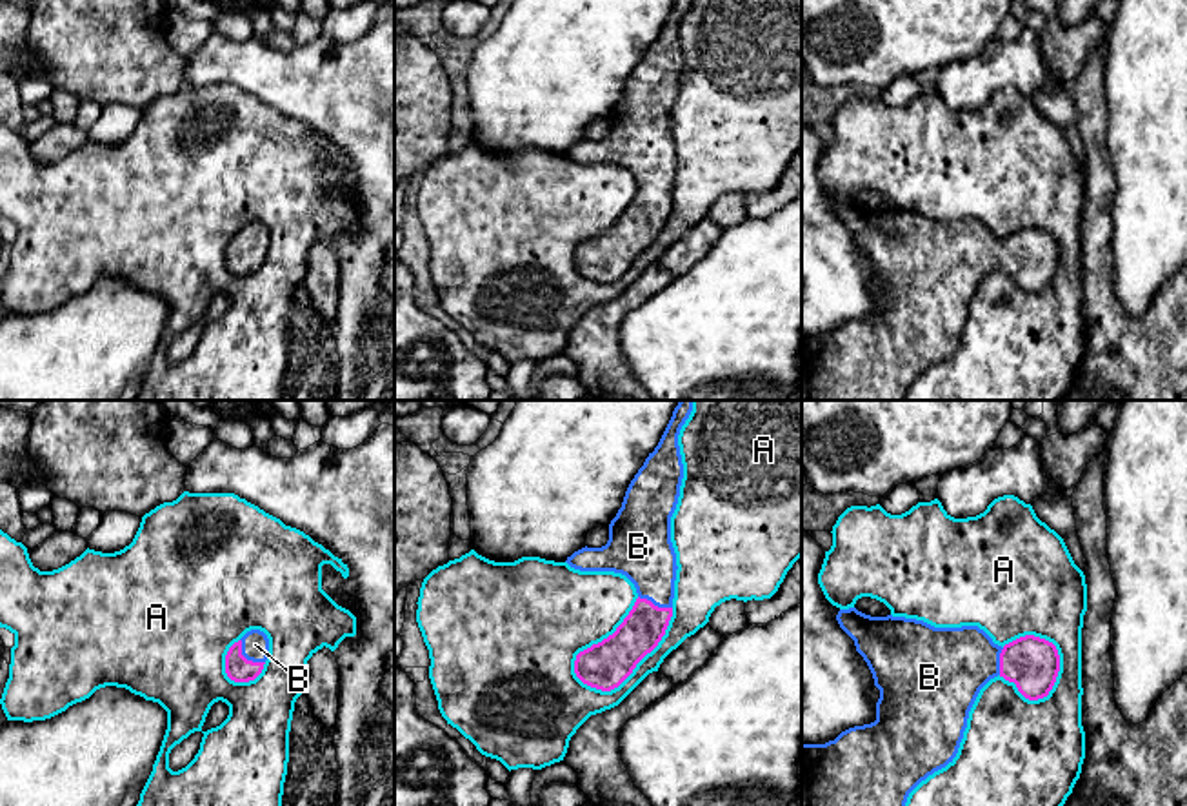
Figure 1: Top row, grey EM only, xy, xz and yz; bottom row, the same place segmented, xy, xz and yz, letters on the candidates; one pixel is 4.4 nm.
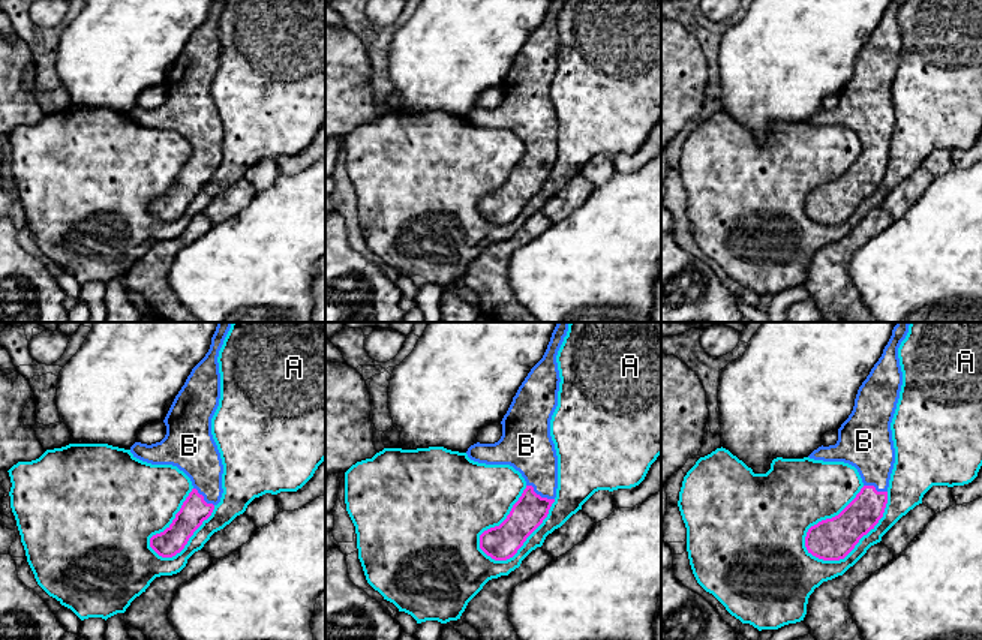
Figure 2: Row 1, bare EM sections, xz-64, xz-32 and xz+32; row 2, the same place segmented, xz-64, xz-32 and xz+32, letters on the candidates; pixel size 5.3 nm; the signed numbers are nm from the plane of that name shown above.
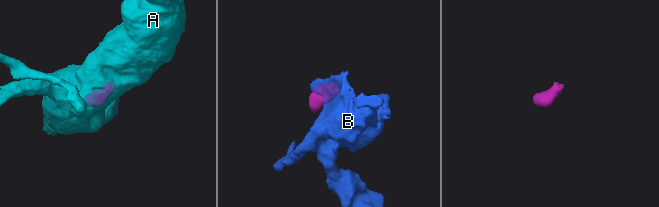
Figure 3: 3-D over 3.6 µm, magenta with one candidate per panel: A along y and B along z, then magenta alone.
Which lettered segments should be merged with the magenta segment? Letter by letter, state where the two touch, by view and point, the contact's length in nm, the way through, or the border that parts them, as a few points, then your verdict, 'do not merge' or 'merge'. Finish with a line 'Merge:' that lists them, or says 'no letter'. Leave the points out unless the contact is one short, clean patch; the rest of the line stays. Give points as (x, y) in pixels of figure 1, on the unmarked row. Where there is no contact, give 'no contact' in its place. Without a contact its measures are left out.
A: meets magenta in xz at (635, 259); contact 550 nm long; do not merge
B: meets magenta in xy at (244, 250); contact 160 nm long; runs through xy (239, 261), (244, 250), (255, 237); merge
Merge: B

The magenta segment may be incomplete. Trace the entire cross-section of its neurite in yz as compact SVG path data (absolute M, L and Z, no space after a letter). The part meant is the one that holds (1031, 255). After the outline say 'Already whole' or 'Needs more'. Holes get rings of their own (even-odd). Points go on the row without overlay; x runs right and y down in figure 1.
M840 202L840 220L854 233L880 282L876 313L842 324L825 337L802 337L802 400L905 400L909 386L958 346L969 304L994 269L1038 293L1049 287L1060 247L1052 235L1025 227L1003 240L978 218L934 220L905 209Z. Needs more

